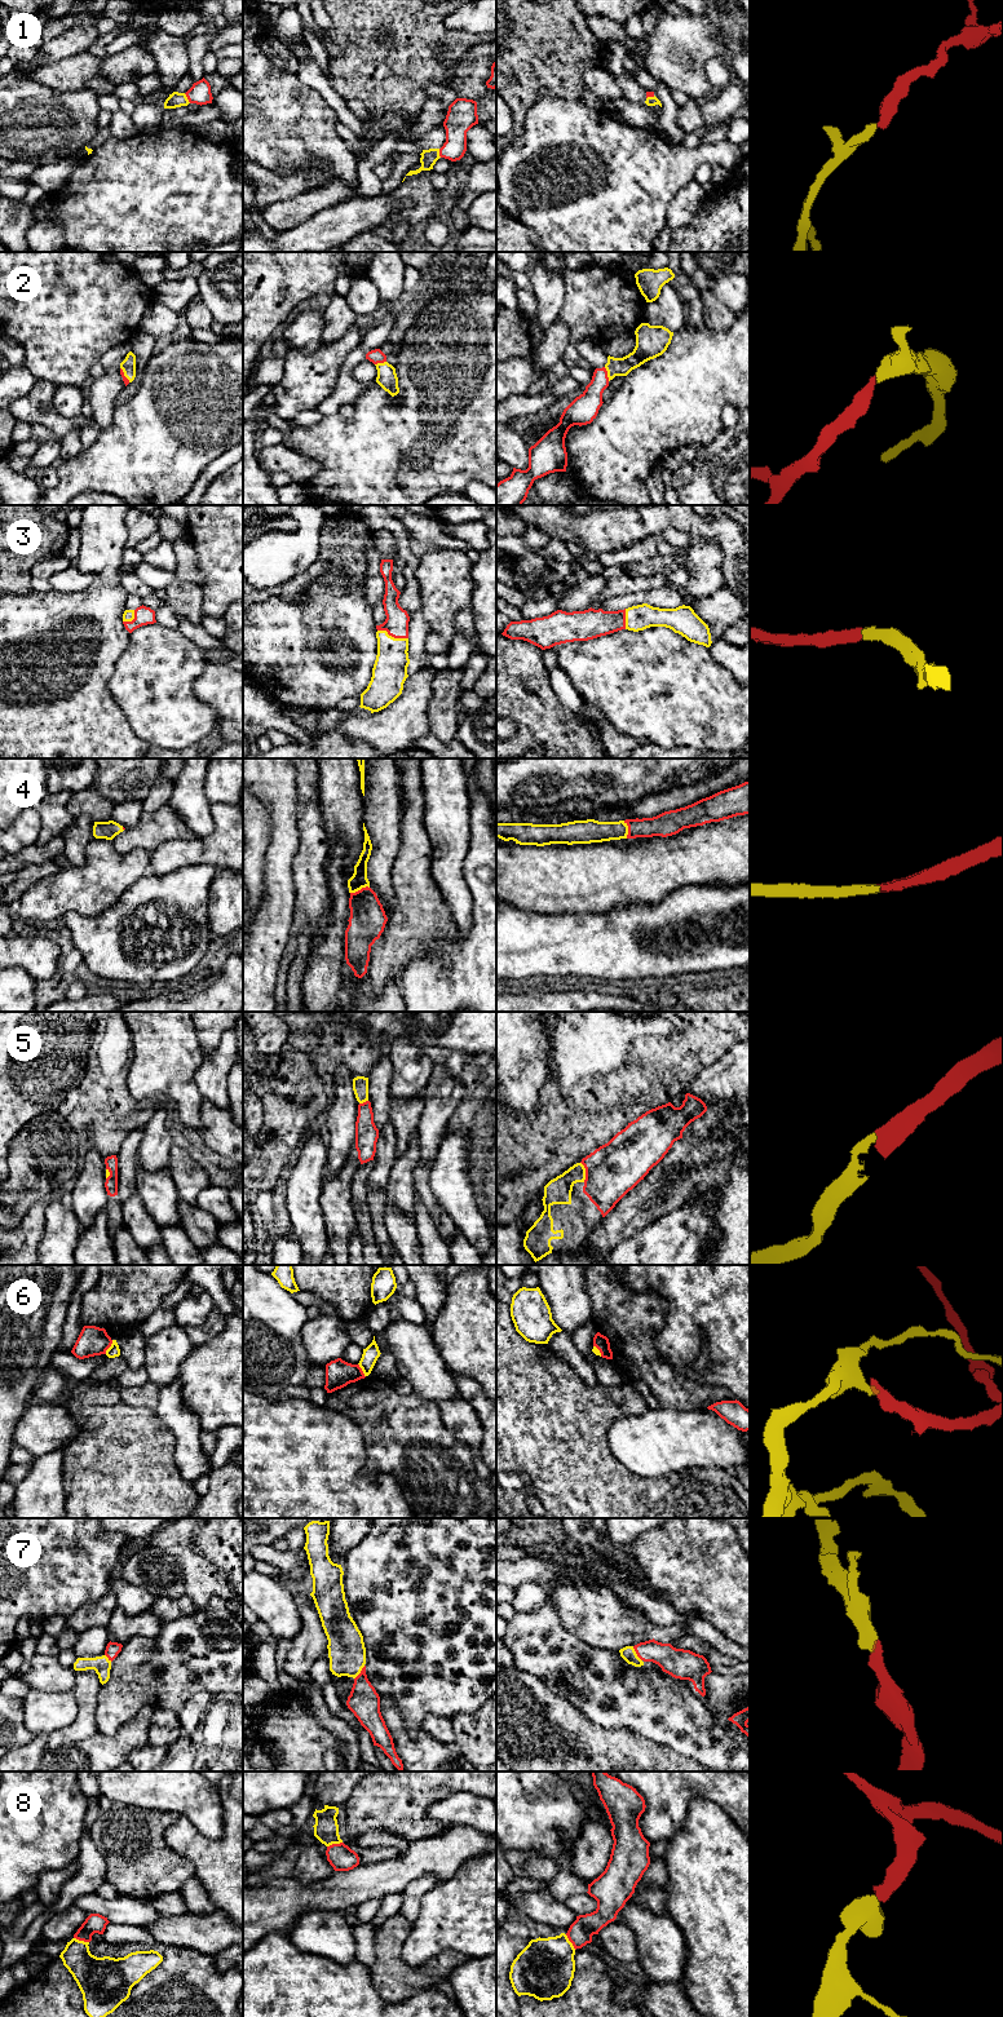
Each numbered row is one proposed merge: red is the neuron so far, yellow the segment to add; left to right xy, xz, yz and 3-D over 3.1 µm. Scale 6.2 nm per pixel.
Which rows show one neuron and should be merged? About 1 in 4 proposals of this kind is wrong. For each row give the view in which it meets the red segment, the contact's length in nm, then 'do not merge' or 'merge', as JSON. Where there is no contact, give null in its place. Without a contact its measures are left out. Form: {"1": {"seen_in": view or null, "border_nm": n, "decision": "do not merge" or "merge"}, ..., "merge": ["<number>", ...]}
{"1": {"seen_in": "xy", "border_nm": 80, "decision": "merge"}, "2": {"seen_in": "yz", "border_nm": 90, "decision": "merge"}, "3": {"seen_in": "xz", "border_nm": 200, "decision": "merge"}, "4": {"seen_in": "xz", "border_nm": 130, "decision": "merge"}, "5": {"seen_in": "yz", "border_nm": 130, "decision": "merge"}, "6": {"seen_in": "xy", "border_nm": 100, "decision": "do not merge"}, "7": {"seen_in": "yz", "border_nm": 110, "decision": "merge"}, "8": {"seen_in": "xy", "border_nm": 100, "decision": "merge"}, "merge": ["1", "2", "3", "4", "5", "7", "8"]}

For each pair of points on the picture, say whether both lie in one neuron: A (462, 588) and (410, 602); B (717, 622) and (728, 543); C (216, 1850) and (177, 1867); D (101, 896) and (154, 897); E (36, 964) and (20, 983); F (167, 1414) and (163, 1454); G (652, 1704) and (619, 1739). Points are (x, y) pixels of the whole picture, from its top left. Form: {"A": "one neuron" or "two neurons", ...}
{"A": "two neurons", "B": "two neurons", "C": "two neurons", "D": "two neurons", "E": "two neurons", "F": "two neurons", "G": "two neurons"}

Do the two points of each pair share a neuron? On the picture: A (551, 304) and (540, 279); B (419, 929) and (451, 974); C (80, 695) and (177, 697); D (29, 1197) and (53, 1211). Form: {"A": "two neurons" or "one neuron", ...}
{"A": "one neuron", "B": "two neurons", "C": "two neurons", "D": "two neurons"}

